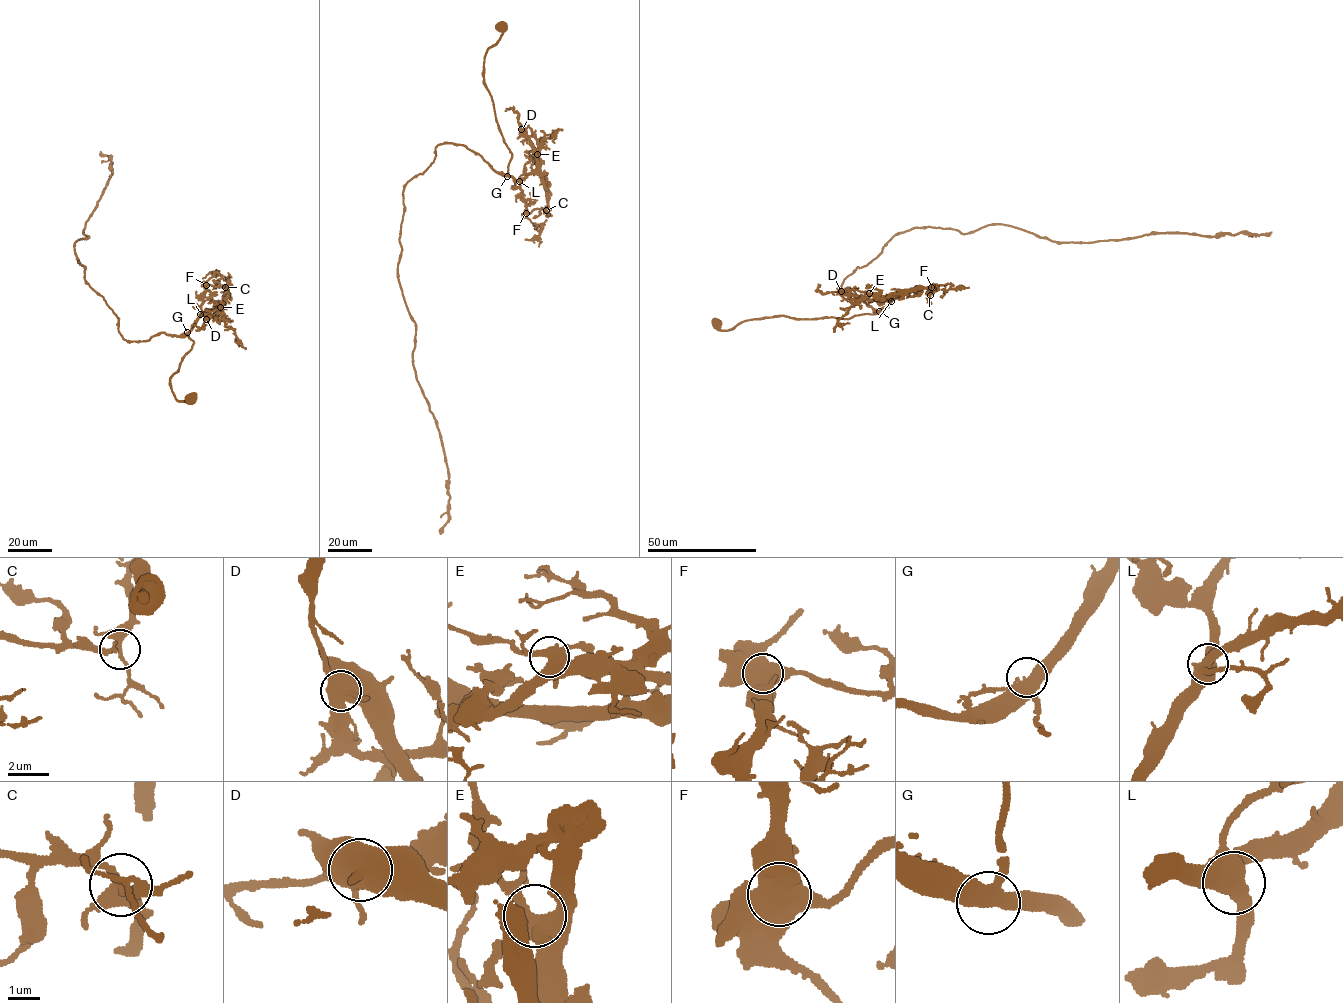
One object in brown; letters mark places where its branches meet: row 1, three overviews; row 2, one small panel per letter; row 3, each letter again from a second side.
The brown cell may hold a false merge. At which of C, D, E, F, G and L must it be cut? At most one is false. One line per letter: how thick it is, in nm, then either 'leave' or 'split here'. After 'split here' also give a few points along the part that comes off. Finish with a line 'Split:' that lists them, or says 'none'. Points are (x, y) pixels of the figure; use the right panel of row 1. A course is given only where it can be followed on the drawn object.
C: calibre 280 nm; leave
D: calibre 600 nm; split here; course (841, 291), (871, 299), (930, 286)
E: calibre 480 nm; leave
F: calibre 600 nm; leave
G: calibre 440 nm; leave
L: calibre 550 nm; leave
Split: D

